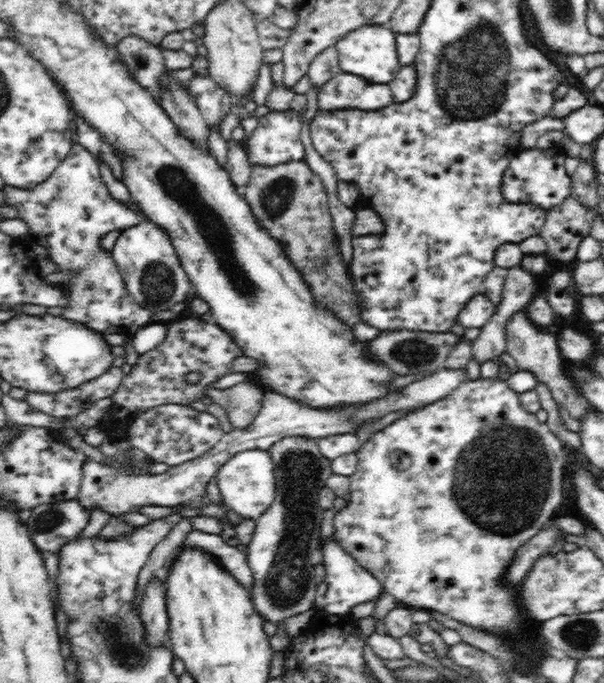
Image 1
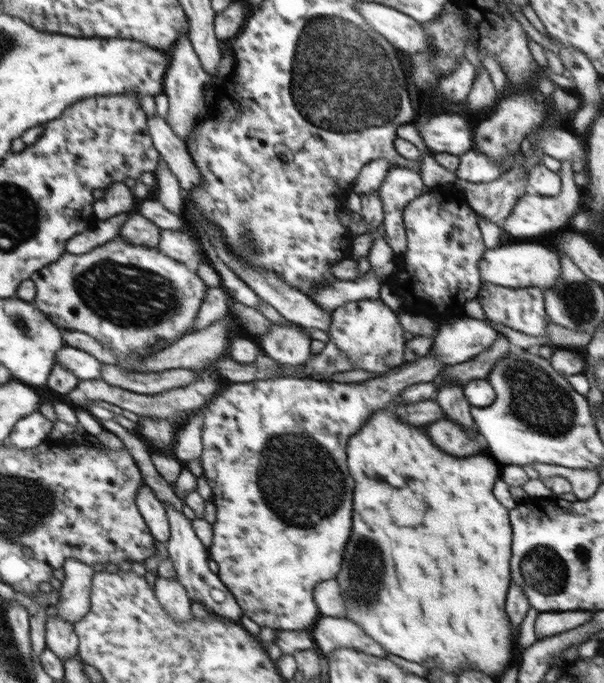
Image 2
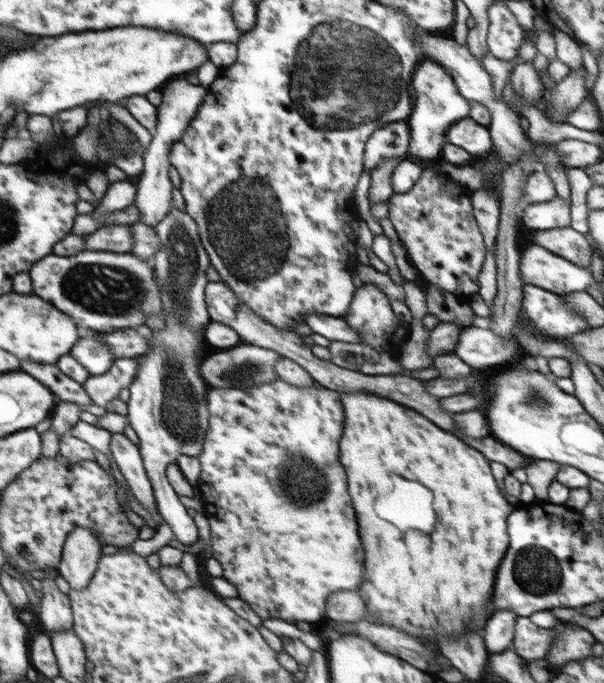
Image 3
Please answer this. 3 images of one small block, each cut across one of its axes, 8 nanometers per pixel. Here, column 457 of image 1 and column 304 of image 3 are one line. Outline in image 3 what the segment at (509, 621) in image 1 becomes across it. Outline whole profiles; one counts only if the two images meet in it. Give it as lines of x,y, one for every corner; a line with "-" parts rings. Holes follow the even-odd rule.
278,378
252,388
210,388
207,391
209,430
202,453
197,457
201,473
196,487
204,505
203,514
208,518
212,537
213,558
222,564
222,576
238,588
238,598
247,602
262,618
279,618
288,623
298,621
318,622
326,618
326,600
338,590
356,590
364,582
364,548
358,534
358,524
352,508
352,500
346,492
346,472
339,460
339,441
343,432
344,408
340,393
328,388
292,386

